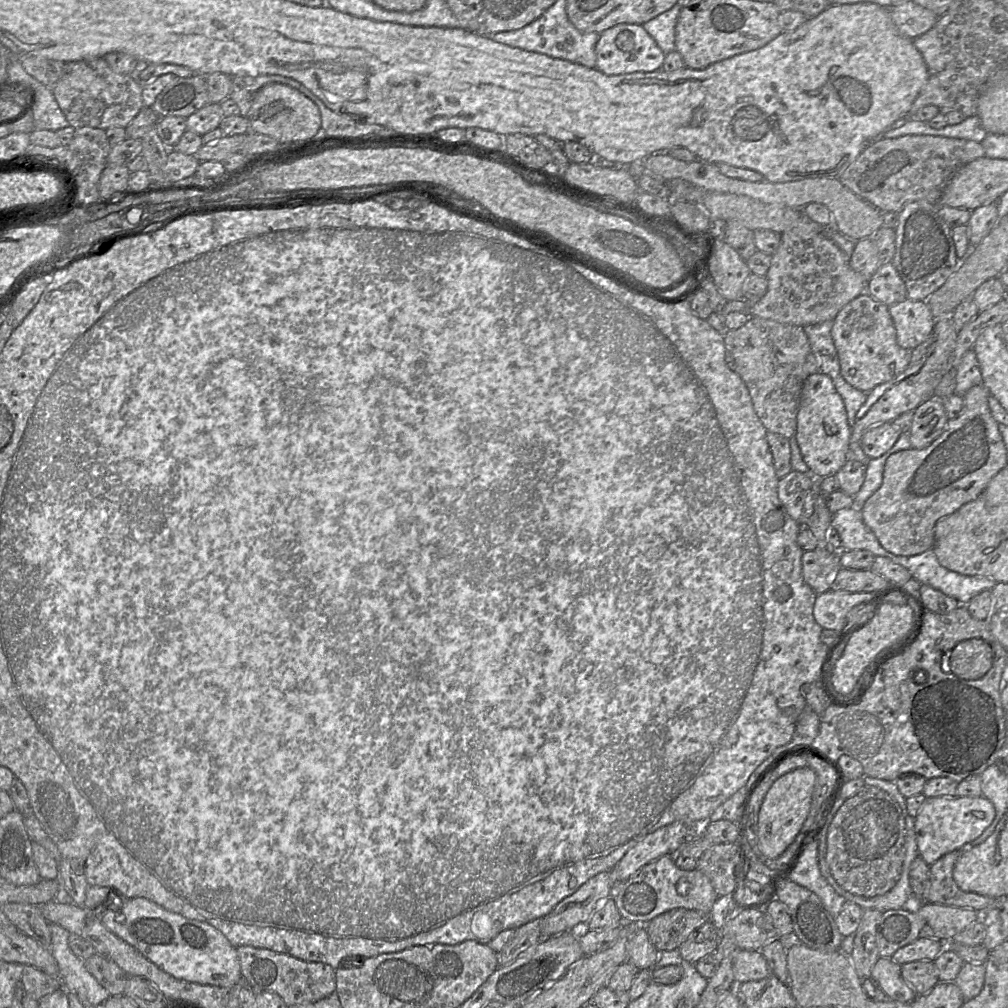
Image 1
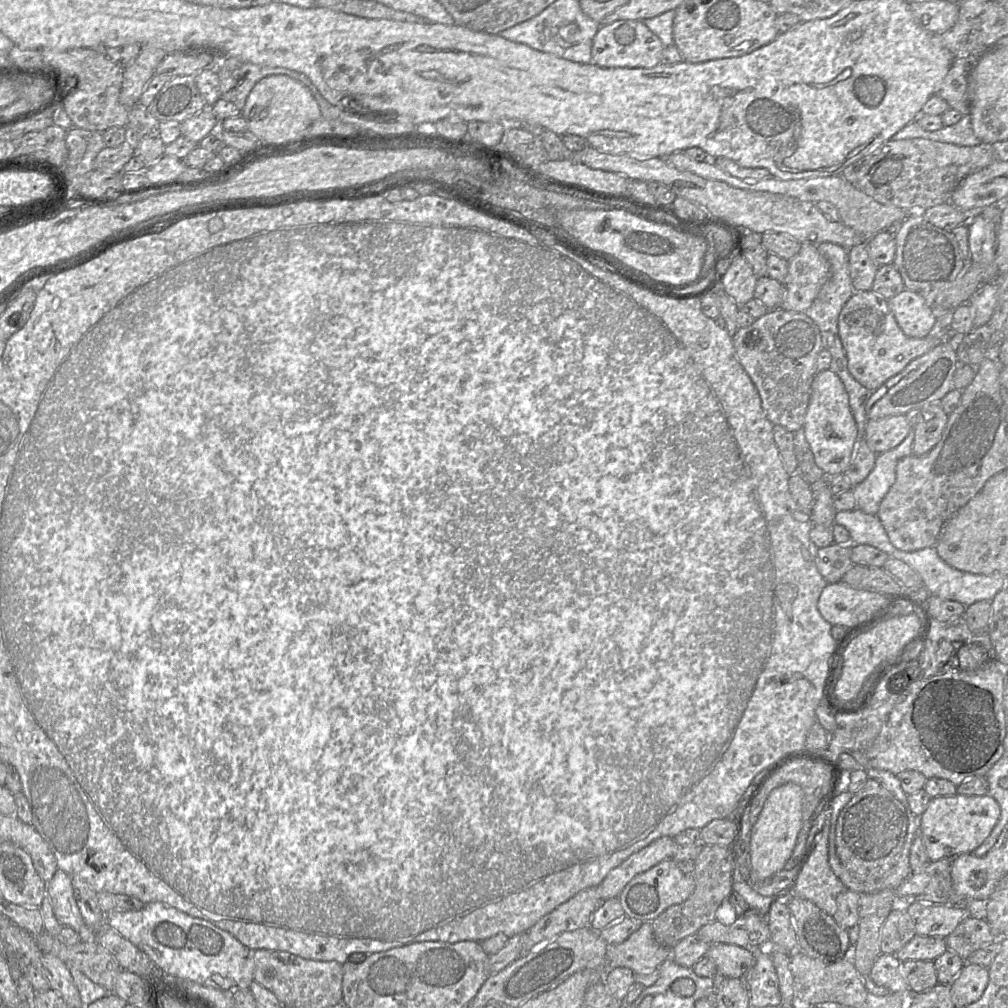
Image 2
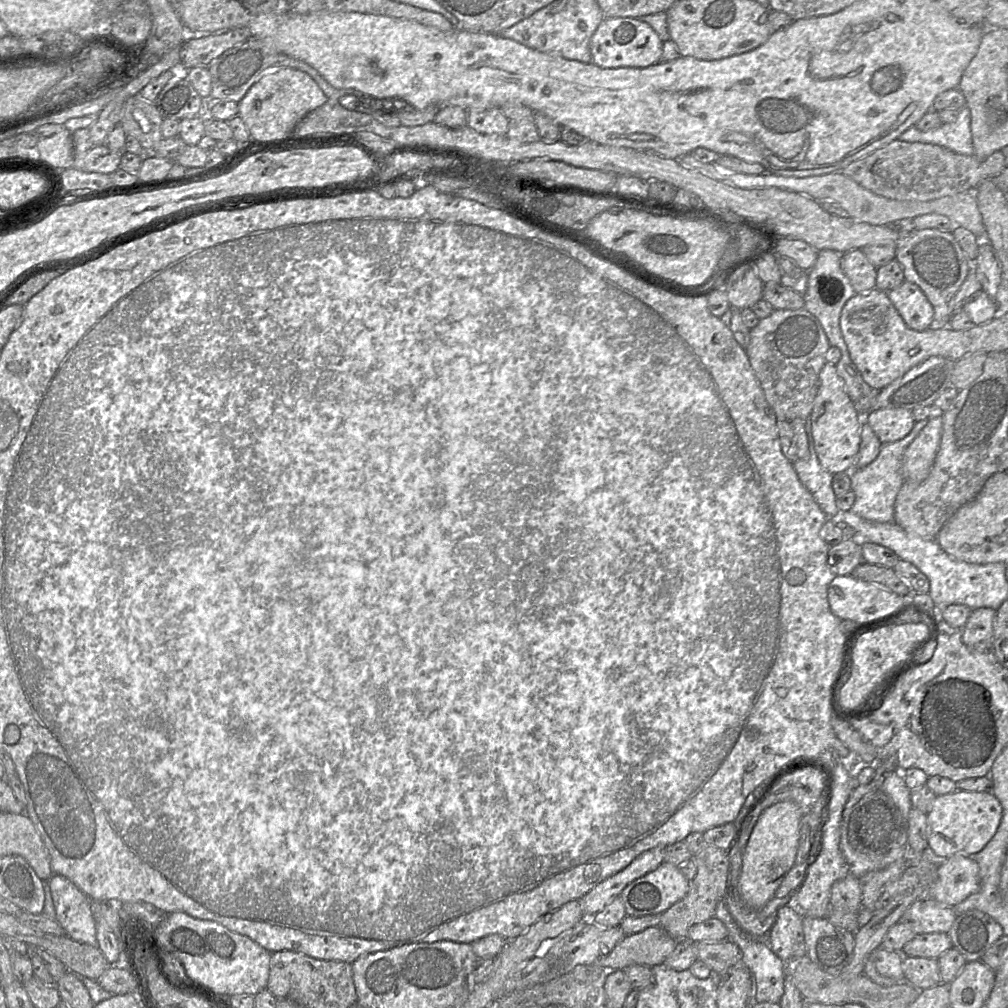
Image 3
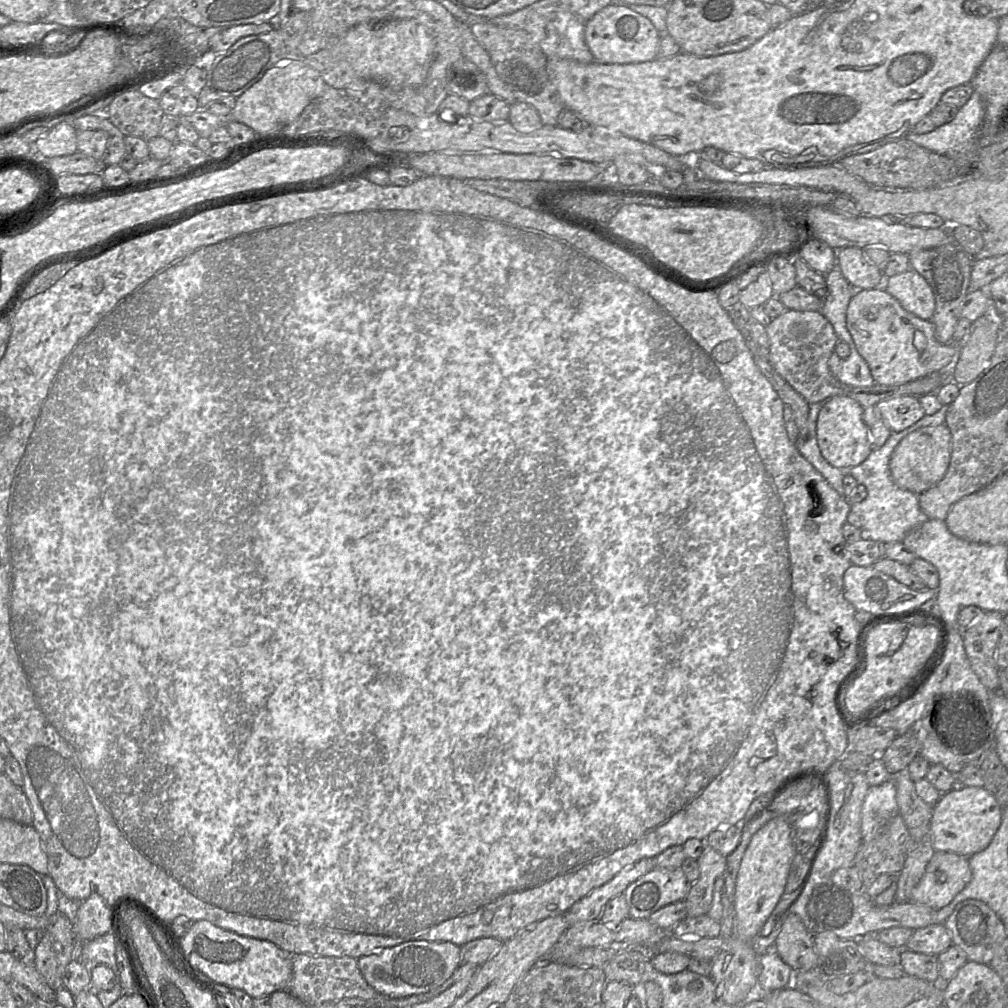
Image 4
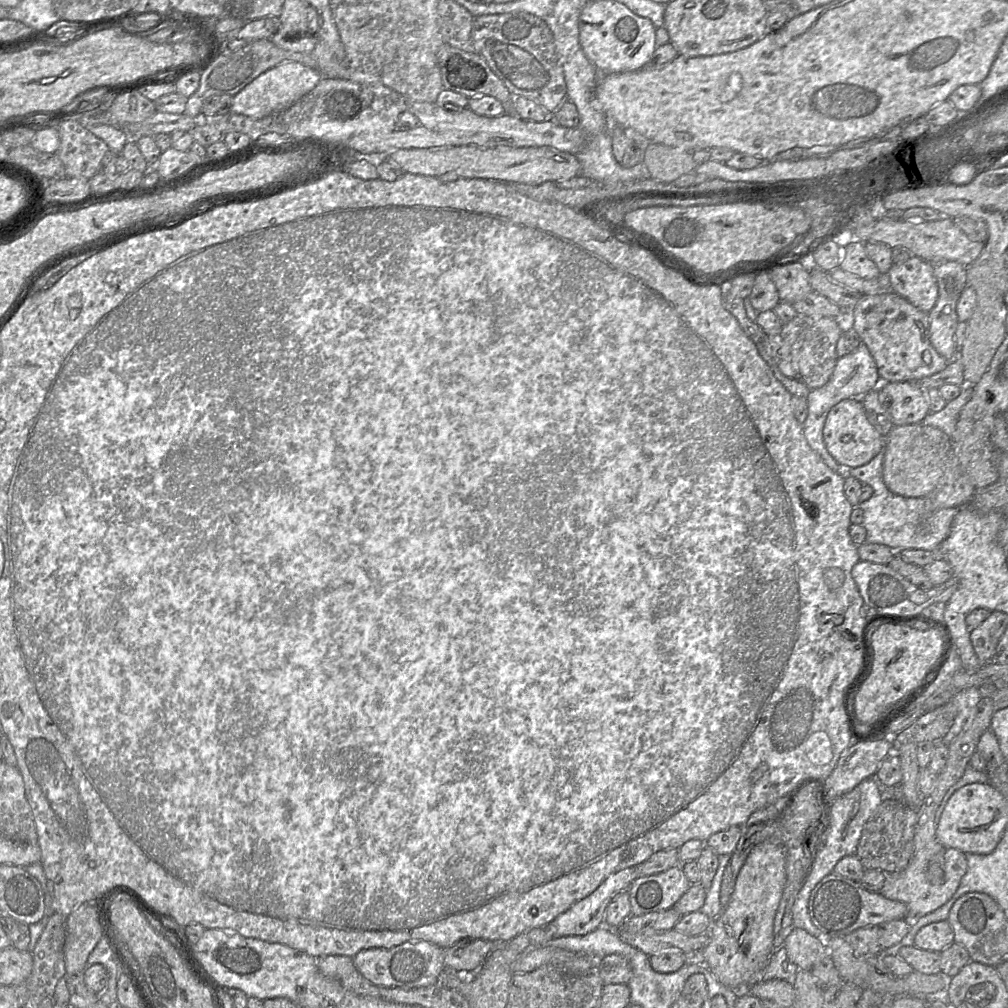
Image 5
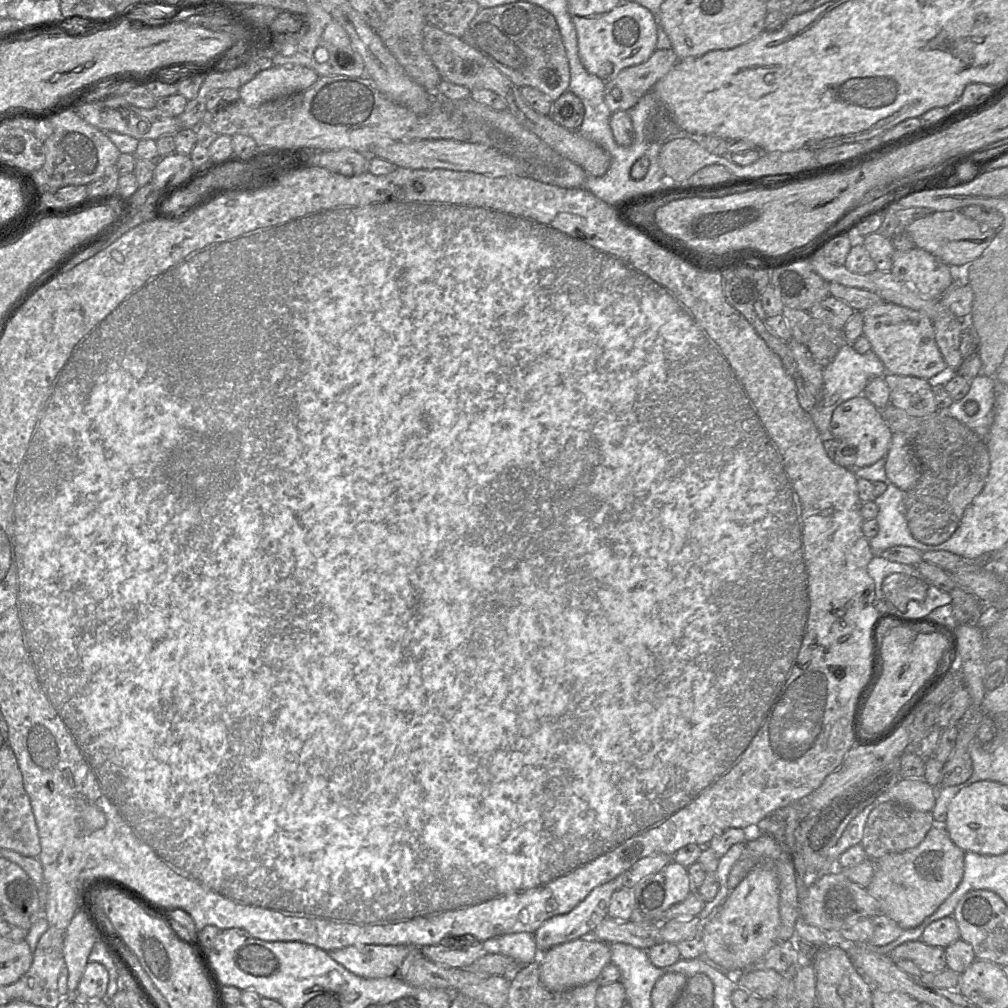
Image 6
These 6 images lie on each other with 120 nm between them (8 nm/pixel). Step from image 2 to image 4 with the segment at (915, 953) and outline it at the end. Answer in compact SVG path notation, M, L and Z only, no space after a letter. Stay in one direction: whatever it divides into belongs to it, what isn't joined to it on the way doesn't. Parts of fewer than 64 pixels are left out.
M942 923L913 930L905 948L916 953L938 956L952 944L951 935Z

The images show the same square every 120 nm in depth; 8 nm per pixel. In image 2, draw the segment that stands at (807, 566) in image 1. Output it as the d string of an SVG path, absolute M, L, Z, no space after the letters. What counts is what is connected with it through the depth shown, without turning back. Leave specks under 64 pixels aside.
M832 543L818 549L816 566L827 583L840 582L845 572L853 565L851 561L852 545L859 544Z

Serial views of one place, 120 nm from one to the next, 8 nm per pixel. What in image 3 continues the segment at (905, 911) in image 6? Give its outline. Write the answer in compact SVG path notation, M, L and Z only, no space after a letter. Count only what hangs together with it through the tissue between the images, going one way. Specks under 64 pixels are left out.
M954 855L943 860L938 867L938 878L930 889L929 898L953 907L980 889L978 864L969 856Z

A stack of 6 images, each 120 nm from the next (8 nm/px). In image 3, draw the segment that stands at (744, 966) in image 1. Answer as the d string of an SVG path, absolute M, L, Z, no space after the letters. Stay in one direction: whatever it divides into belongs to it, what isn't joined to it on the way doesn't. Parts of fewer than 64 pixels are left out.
M727 939L720 942L699 942L695 946L697 960L704 962L713 974L720 974L729 967L742 963L740 948Z

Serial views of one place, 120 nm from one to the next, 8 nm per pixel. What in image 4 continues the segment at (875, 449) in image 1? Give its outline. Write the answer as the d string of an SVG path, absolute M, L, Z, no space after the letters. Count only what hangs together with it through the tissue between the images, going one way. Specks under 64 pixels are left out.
M910 395L881 401L875 407L892 433L909 428L925 415L919 397Z

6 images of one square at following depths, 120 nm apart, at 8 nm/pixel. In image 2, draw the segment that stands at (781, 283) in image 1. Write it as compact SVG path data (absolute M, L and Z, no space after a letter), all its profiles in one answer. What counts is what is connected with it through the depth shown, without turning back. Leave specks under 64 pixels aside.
M801 243L799 252L788 261L785 296L781 309L804 312L812 305L831 276L828 260L811 243Z

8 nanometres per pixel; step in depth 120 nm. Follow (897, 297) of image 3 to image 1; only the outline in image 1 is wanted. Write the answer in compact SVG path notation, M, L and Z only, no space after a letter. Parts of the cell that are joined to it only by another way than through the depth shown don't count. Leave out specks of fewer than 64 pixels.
M905 299L889 306L896 329L897 344L914 350L934 332L936 319L927 301Z

